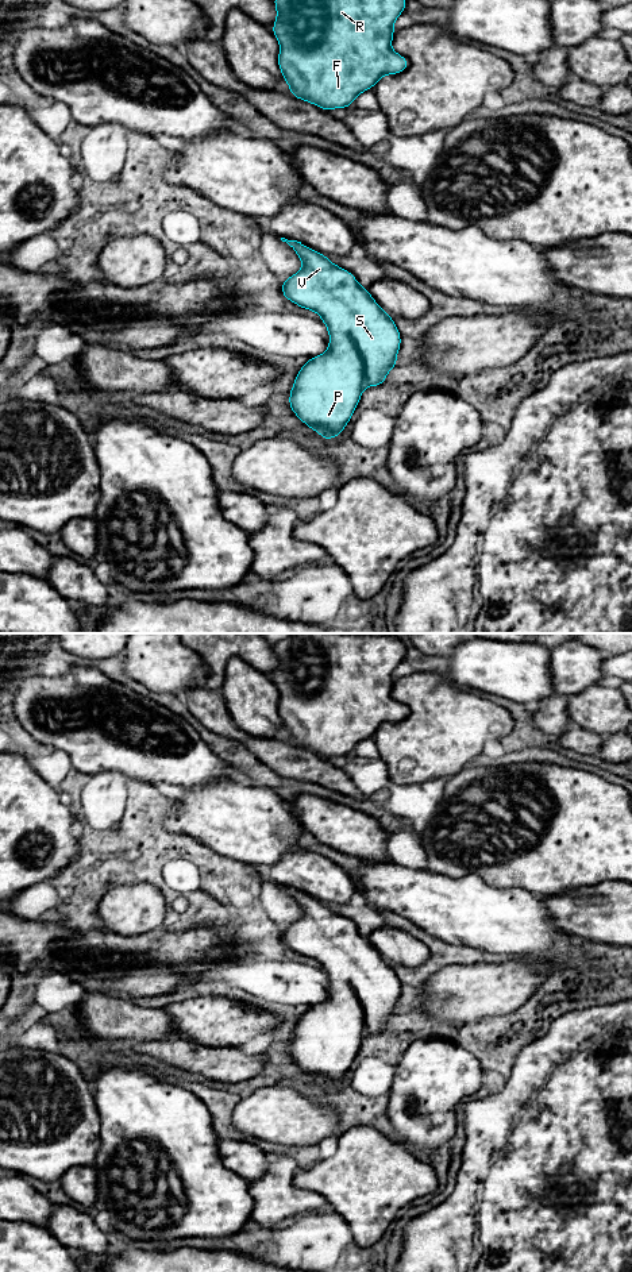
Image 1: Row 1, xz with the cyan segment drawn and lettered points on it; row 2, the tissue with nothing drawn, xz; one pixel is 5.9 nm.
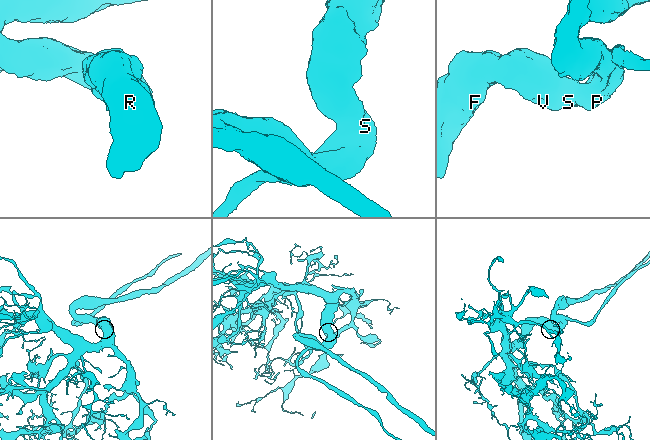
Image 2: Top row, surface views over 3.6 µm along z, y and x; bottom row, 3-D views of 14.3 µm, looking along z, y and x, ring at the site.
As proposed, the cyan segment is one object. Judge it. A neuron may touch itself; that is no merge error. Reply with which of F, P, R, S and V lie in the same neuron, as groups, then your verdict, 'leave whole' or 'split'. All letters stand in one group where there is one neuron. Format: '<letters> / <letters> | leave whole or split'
F P R S V | leave whole

